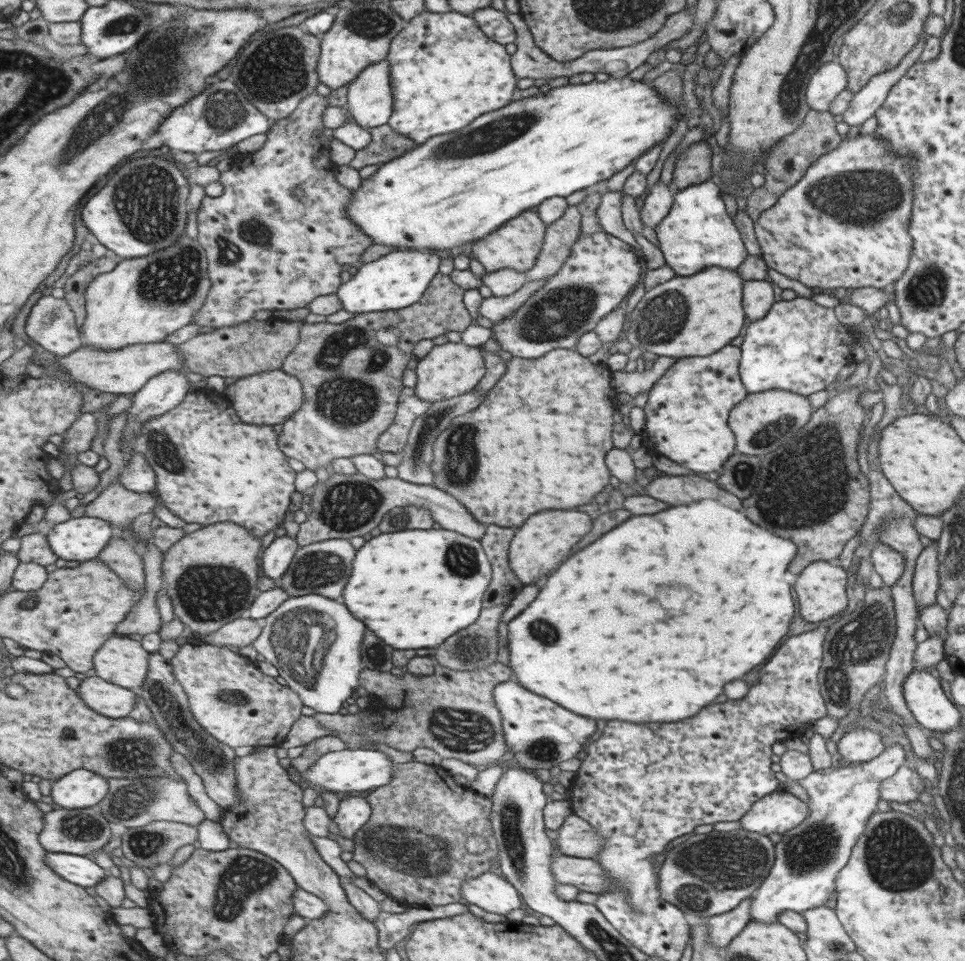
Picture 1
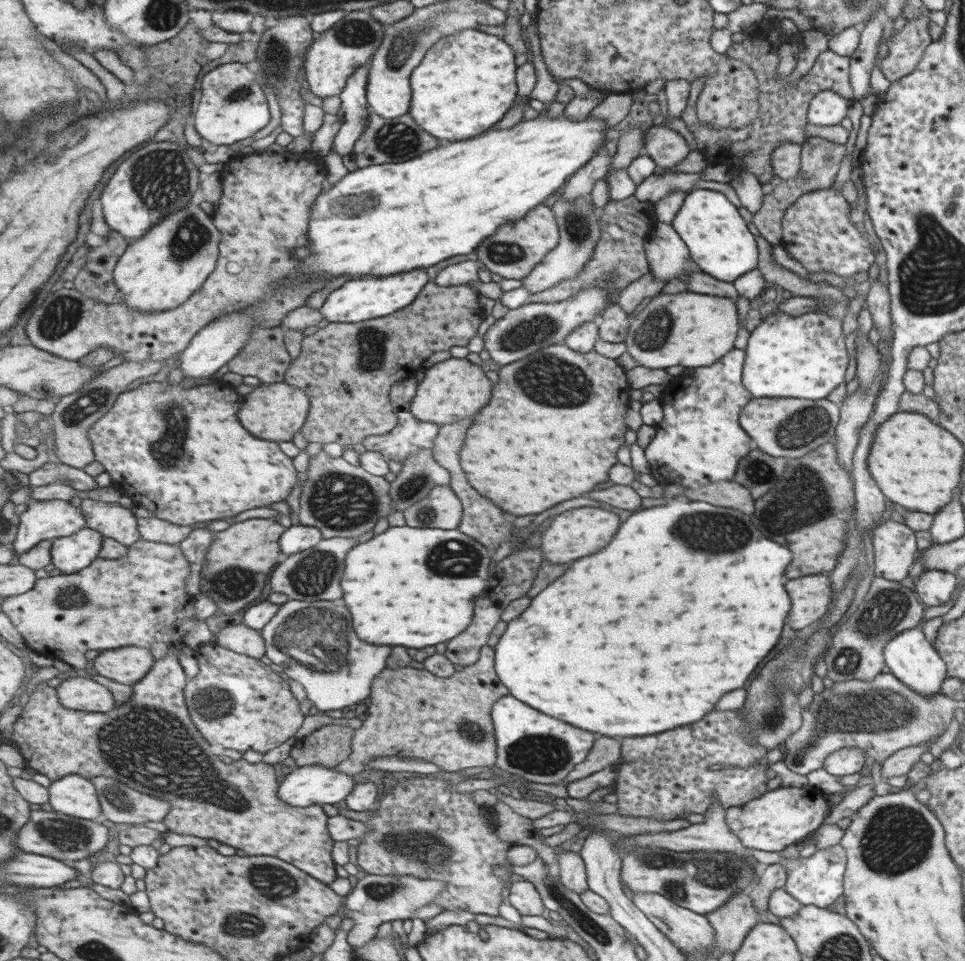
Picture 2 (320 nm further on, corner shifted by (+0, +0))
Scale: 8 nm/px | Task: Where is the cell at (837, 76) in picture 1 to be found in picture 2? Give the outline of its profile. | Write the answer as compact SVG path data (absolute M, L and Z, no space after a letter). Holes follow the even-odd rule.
M823 90L813 96L812 103L809 103L809 124L825 127L839 125L846 116L849 104L837 93Z

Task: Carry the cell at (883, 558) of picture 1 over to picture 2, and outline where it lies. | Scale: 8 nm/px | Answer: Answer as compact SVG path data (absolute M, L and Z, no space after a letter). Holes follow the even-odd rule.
M891 519L877 522L871 531L873 575L898 583L908 575L917 554L914 531Z

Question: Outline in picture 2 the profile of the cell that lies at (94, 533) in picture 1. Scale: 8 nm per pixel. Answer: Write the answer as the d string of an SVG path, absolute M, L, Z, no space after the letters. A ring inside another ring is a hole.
M83 527L77 534L54 539L52 564L61 573L75 575L91 567L100 558L104 547L104 536L101 532Z

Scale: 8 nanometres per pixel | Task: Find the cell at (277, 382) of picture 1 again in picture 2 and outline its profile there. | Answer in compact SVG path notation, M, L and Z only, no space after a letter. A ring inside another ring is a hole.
M285 381L273 384L263 383L255 387L244 398L245 408L241 408L241 422L257 438L275 440L275 442L290 442L308 422L310 396L302 388L287 384Z

